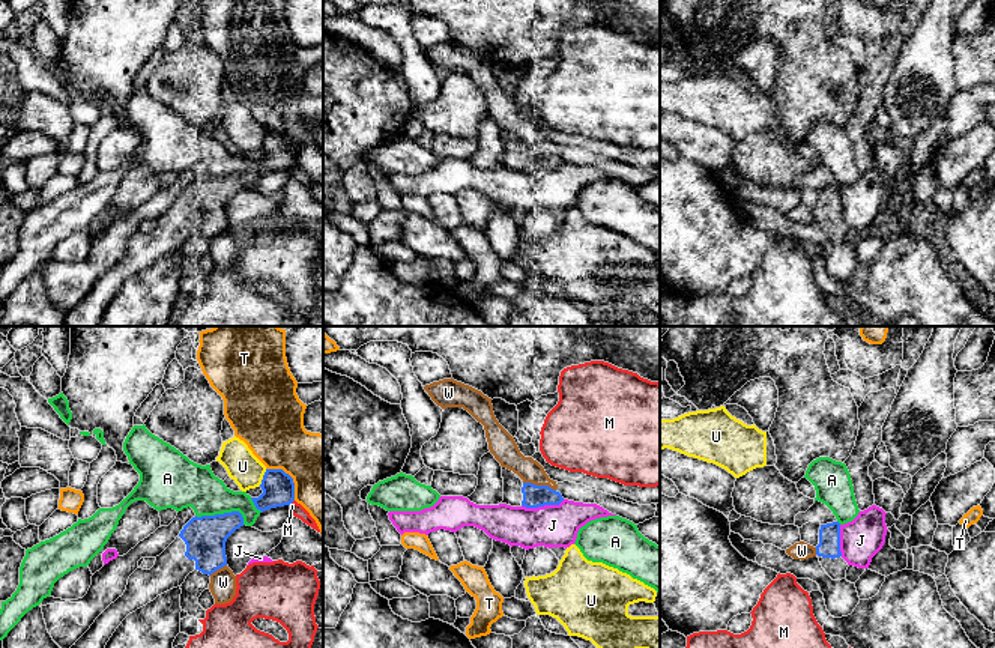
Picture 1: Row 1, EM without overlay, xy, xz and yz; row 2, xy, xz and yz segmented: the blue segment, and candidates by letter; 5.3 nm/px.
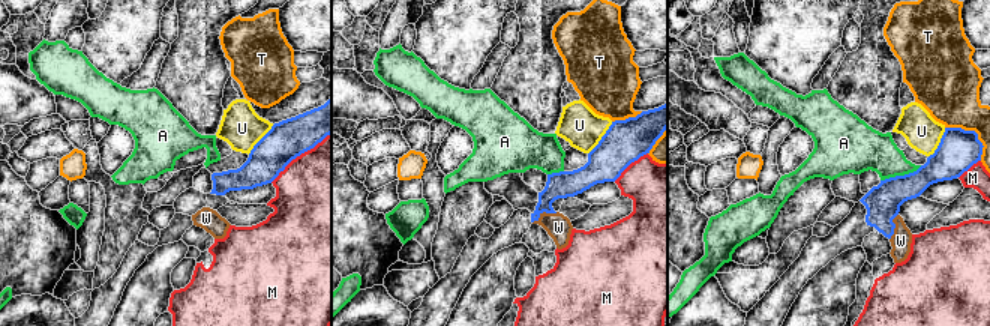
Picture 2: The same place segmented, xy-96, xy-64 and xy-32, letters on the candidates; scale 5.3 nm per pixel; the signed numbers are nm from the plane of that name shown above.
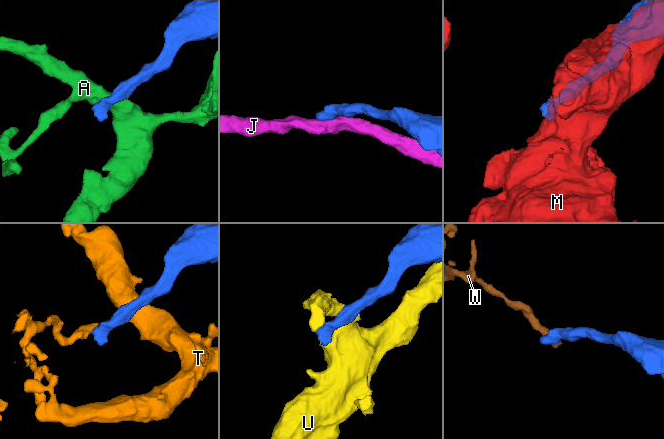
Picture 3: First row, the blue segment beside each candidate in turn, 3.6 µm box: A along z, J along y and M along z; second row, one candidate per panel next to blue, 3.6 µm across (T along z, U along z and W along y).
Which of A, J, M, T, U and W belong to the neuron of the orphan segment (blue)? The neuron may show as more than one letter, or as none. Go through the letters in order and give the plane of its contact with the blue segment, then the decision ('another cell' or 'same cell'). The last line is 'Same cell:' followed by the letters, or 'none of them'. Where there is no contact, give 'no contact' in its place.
A: meets blue in xy; another cell
J: meets blue in xz; another cell
M: meets blue in xy; another cell
T: meets blue in xy; another cell
U: meets blue in xy; another cell
W: meets blue in xz; another cell
Same cell: none of them

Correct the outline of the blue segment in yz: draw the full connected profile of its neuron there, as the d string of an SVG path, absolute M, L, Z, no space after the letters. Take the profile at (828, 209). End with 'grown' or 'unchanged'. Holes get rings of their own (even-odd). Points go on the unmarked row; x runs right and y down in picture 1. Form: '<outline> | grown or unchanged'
M833 185L821 188L819 207L816 209L816 220L825 236L833 244L846 241L848 226L842 221L840 215L840 186Z | grown

